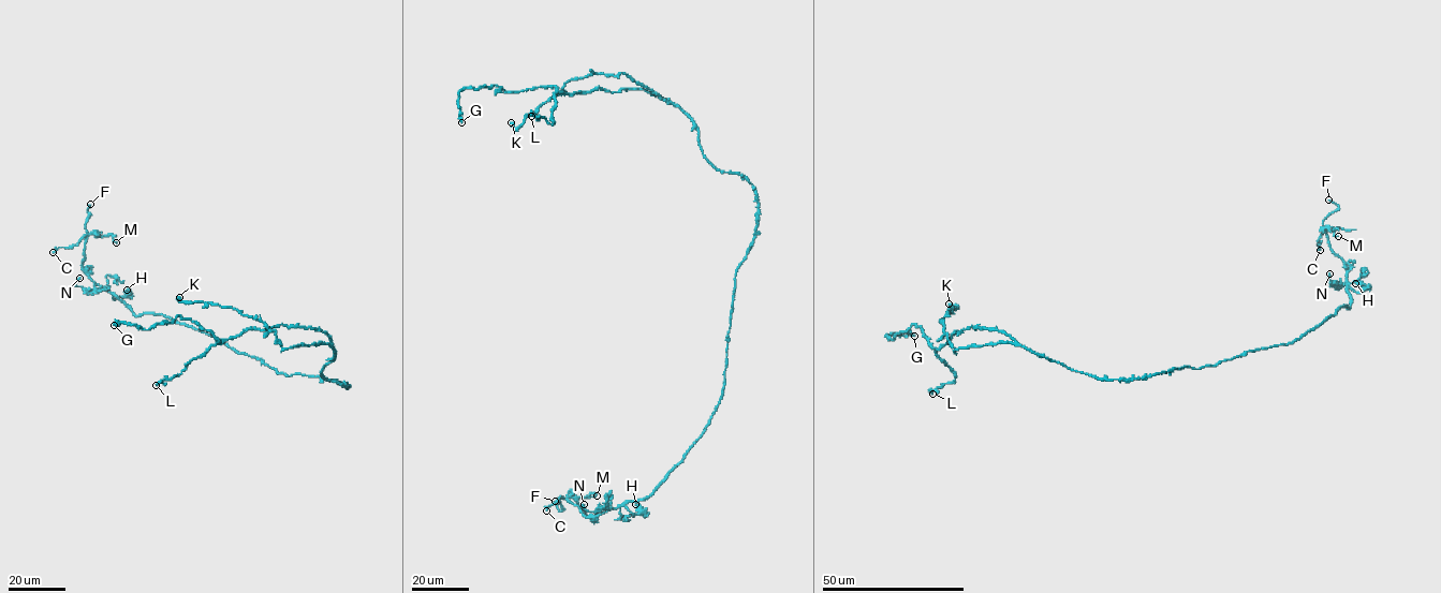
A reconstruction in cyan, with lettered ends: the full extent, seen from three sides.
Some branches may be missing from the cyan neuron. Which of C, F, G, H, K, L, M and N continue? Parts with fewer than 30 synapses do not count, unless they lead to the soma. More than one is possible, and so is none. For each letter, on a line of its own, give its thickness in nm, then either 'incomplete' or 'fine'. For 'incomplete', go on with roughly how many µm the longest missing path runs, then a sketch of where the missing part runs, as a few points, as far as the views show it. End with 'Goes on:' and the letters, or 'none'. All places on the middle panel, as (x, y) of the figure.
C: 320 nm thick; fine
F: 260 nm thick; incomplete; about 20 µm are missing; missing branch runs (555, 501), (550, 490), (530, 488), (529, 485)
G: 440 nm thick; fine
H: 150 nm thick; fine
K: 440 nm thick; fine
L: 240 nm thick; fine
M: 200 nm thick; fine
N: 190 nm thick; fine
Goes on: F

